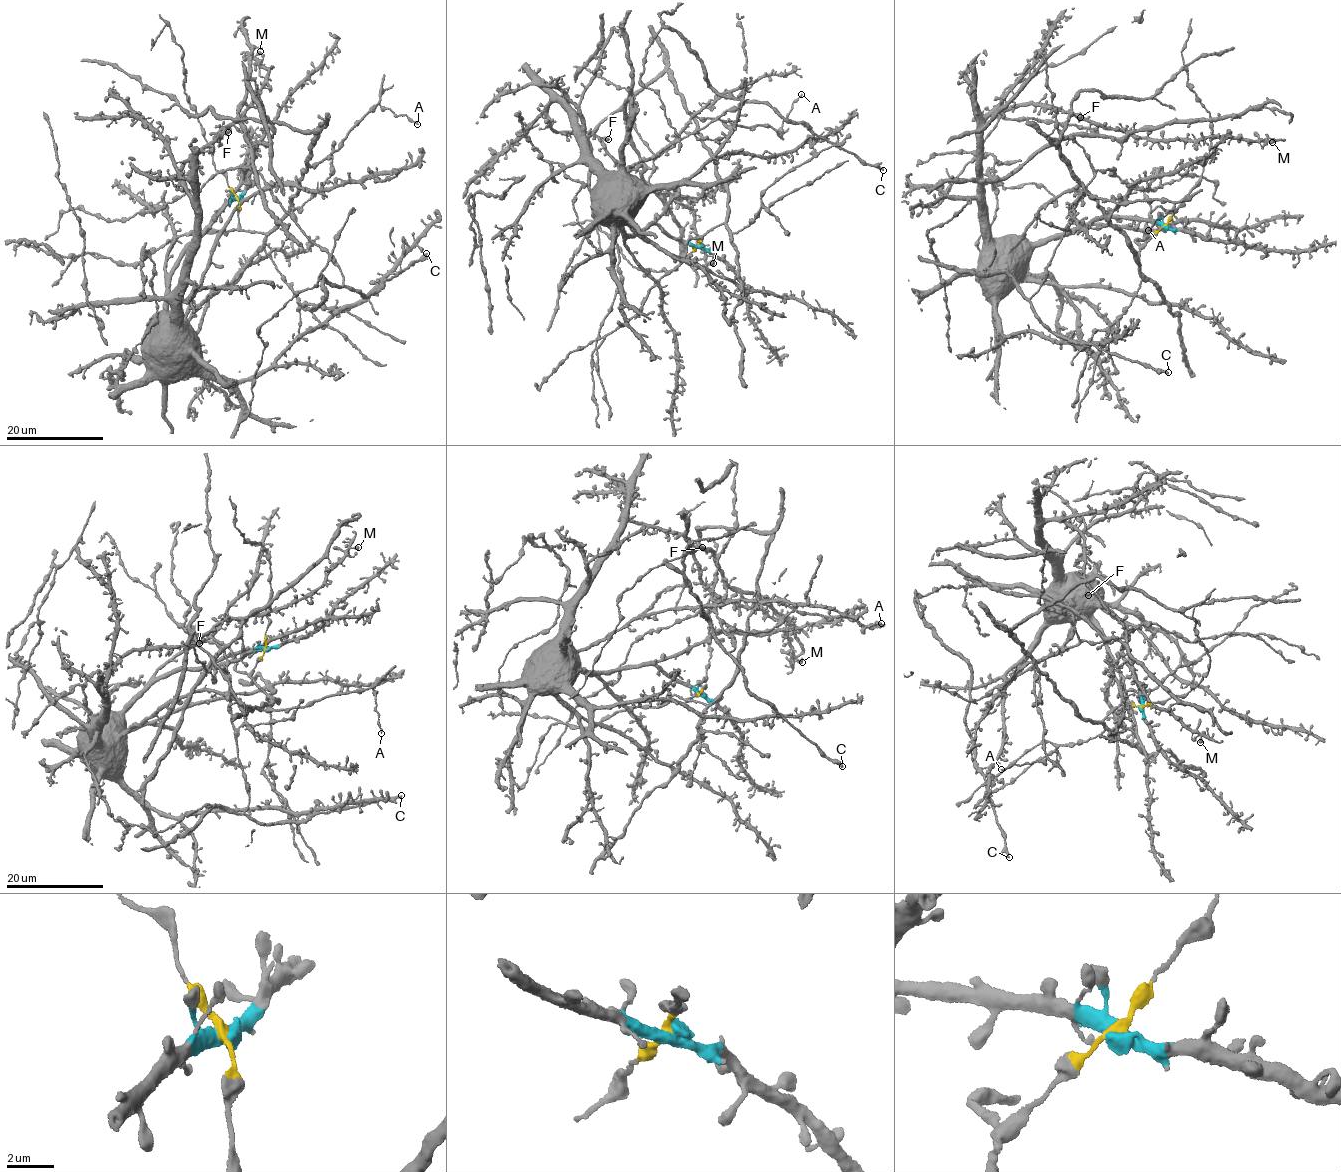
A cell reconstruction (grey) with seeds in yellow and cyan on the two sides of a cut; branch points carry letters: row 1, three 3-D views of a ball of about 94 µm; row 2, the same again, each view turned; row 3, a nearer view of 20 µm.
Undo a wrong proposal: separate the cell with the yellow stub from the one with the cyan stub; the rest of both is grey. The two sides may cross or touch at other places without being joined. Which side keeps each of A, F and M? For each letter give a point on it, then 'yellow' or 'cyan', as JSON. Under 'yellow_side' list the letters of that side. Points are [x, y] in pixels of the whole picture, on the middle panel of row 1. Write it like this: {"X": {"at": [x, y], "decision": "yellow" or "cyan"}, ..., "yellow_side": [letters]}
{"A": {"at": [801, 94], "decision": "yellow"}, "F": {"at": [608, 139], "decision": "cyan"}, "M": {"at": [713, 263], "decision": "cyan"}, "yellow_side": ["A"]}

